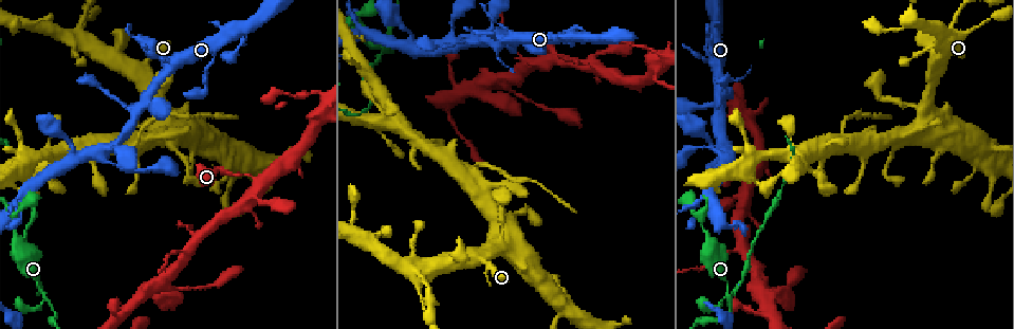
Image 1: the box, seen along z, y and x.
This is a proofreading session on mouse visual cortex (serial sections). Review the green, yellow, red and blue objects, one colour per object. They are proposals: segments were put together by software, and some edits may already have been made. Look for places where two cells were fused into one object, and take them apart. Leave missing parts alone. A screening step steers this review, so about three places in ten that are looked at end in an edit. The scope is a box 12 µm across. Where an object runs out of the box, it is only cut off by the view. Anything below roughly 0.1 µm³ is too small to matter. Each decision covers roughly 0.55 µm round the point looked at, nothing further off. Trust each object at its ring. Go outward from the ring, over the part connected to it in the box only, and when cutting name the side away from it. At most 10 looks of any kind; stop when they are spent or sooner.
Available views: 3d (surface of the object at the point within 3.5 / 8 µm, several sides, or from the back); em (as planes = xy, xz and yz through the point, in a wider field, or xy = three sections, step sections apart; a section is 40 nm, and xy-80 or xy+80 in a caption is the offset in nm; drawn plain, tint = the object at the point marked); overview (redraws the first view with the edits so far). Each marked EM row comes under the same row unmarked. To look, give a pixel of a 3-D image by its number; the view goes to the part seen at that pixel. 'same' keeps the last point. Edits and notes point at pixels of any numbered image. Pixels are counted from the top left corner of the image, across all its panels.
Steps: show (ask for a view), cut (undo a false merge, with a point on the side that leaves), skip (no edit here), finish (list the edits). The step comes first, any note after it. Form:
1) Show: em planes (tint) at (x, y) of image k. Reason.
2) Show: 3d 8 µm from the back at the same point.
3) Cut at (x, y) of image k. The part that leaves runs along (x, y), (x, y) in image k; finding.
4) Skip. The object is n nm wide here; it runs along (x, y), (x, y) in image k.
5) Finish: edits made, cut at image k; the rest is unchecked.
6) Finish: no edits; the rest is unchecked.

Show: 3d 3.5 µm at (731, 294) of image 1. Two arms in line, one across.

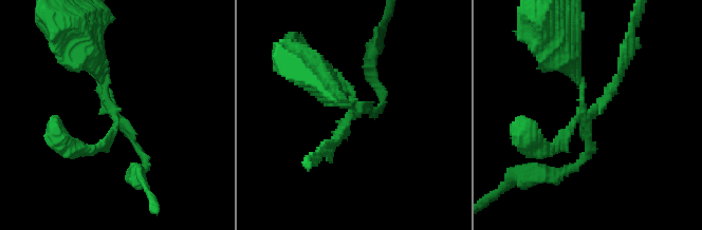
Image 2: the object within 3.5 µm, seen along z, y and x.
Show: em planes (tint) at (598, 109) of image 2.

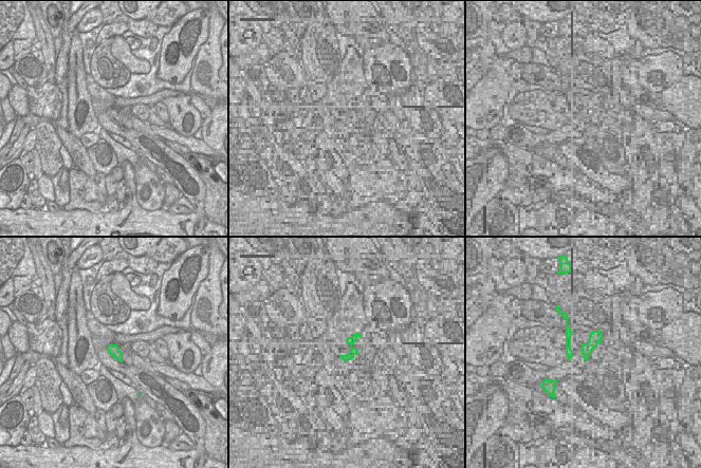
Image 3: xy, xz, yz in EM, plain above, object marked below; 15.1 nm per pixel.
Cut at (566, 136) of image 2. The object is 170 nm wide here; the part that leaves runs along (584, 104), (591, 111), (608, 95), (632, 40) in image 2; two cells meet here.

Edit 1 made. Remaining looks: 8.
Show: em xy step 3 (tint) at (914, 107) of image 1. Sharp bend.

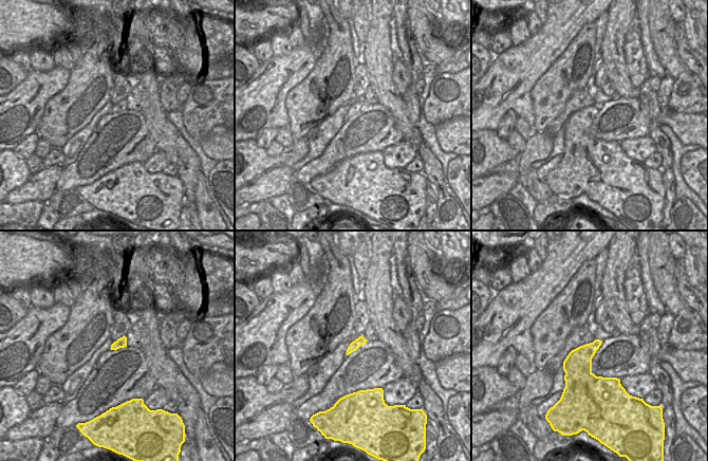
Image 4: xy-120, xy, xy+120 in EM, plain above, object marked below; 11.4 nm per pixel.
Show: 3d 3.5 µm from the back at the same point.

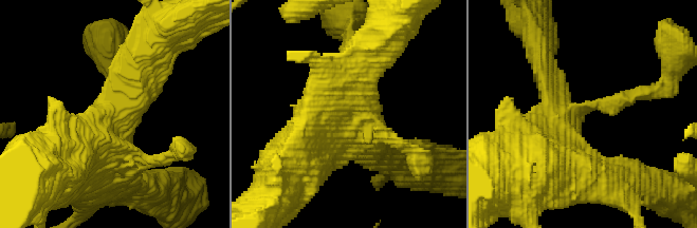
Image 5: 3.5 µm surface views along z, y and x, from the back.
Skip. It runs along (550, 83), (561, 143), (615, 178) in image 5; continuous, no second cell.

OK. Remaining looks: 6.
Show: 3d 3.5 µm at (477, 164) of image 1. Sudden change in width.

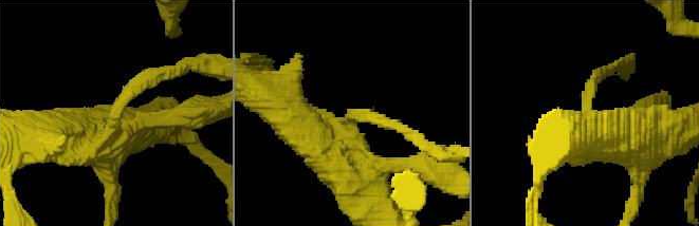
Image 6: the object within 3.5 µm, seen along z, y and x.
Show: em xy step 1 (tint) at (114, 119) of image 6. Now the EM.

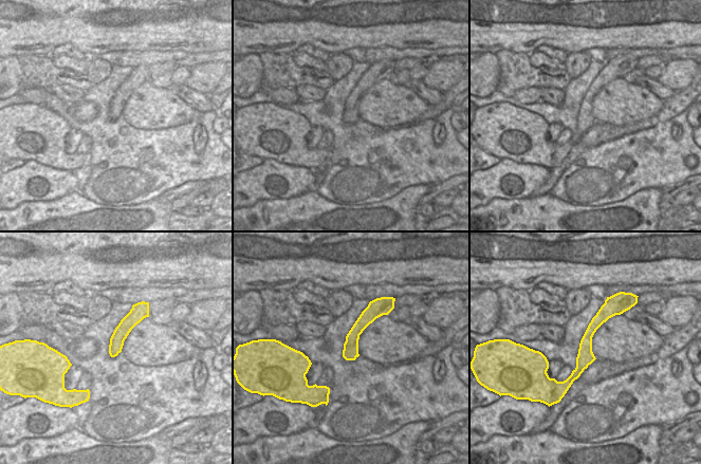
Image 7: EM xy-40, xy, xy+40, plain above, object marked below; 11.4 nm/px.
Cut at (133, 92) of image 6. The part that leaves runs along (111, 123), (144, 80), (186, 63) in image 6; a second cell is stuck on.

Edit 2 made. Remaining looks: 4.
Show: overview.

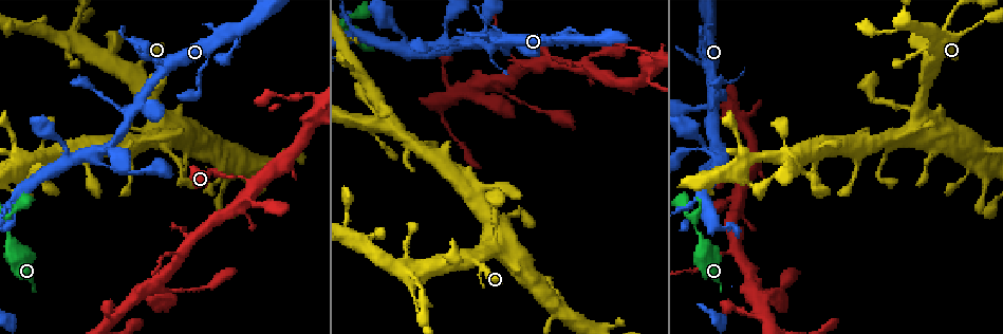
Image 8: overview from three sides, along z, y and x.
Show: 3d 3.5 µm at (589, 68) of image 8. Small branch off a trunk.

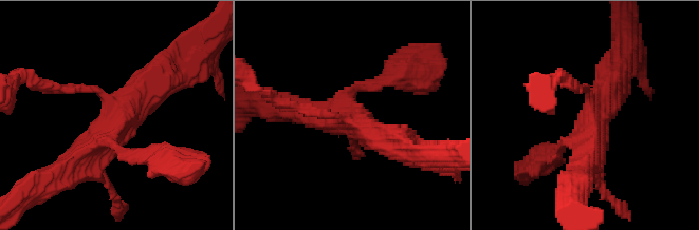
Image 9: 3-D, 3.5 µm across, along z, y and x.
Skip. It runs along (58, 85), (97, 89), (120, 111), (71, 163) in image 9; continuous, no second cell.

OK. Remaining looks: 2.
Finish: edits made, cut at image 2, cut at image 6; the rest is unchecked.

